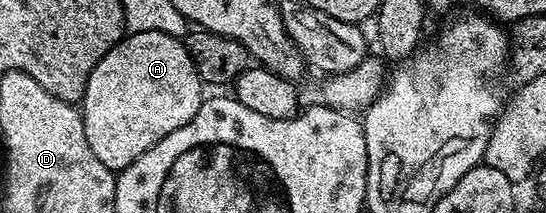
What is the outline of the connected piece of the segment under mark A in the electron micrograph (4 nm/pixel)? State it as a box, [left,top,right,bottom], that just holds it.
[80,31,203,172]

